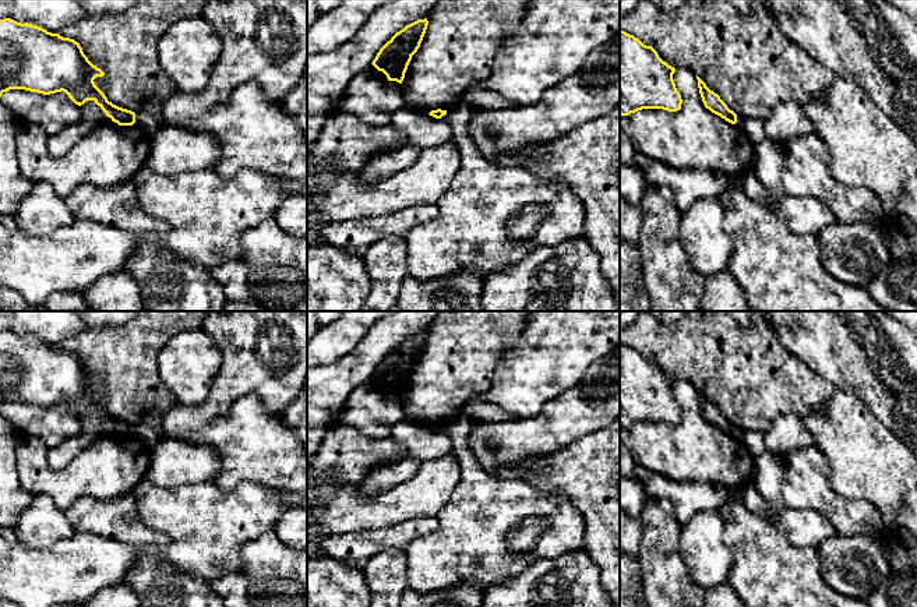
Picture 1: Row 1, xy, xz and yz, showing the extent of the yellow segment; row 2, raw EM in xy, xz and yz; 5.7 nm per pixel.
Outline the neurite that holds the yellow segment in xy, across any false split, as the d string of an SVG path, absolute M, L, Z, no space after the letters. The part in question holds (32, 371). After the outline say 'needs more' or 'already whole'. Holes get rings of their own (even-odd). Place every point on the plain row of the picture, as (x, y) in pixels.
M0 332L0 409L10 402L43 407L63 403L75 417L94 413L112 434L133 438L135 426L109 414L95 398L94 392L103 388L74 352L28 335Z | already whole

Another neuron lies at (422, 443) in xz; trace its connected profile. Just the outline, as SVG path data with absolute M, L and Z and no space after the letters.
M403 420L395 423L389 437L403 448L403 454L399 460L382 465L381 467L395 465L409 458L416 458L423 462L452 454L452 440L445 433L415 423Z

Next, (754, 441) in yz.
M743 430L743 442L745 444L752 459L766 451L763 433Z

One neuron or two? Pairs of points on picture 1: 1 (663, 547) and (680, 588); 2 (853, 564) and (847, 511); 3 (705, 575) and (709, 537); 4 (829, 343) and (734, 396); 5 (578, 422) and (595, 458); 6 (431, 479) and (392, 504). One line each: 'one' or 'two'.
1: one
2: two
3: one
4: two
5: two
6: one

